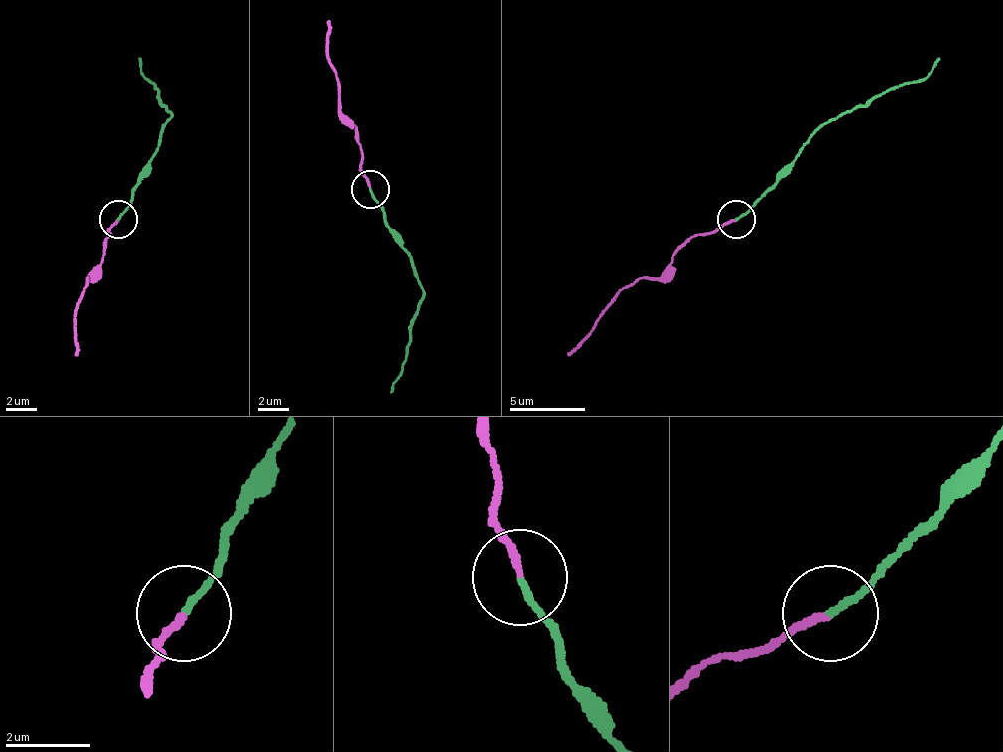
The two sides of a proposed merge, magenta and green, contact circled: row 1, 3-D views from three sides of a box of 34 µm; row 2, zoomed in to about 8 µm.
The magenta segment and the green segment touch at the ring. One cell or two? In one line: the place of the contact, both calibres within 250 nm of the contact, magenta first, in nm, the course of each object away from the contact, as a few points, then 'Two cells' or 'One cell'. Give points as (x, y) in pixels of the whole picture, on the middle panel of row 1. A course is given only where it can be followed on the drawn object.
Place: (370, 189). Thickness 170 nm (magenta) against 150 nm. Course of magenta: (369, 190), (357, 130), (338, 111), (338, 92), (327, 58), (331, 20). Course of green: (369, 190), (384, 225), (411, 255), (422, 289), (403, 373), (392, 392). One cell

